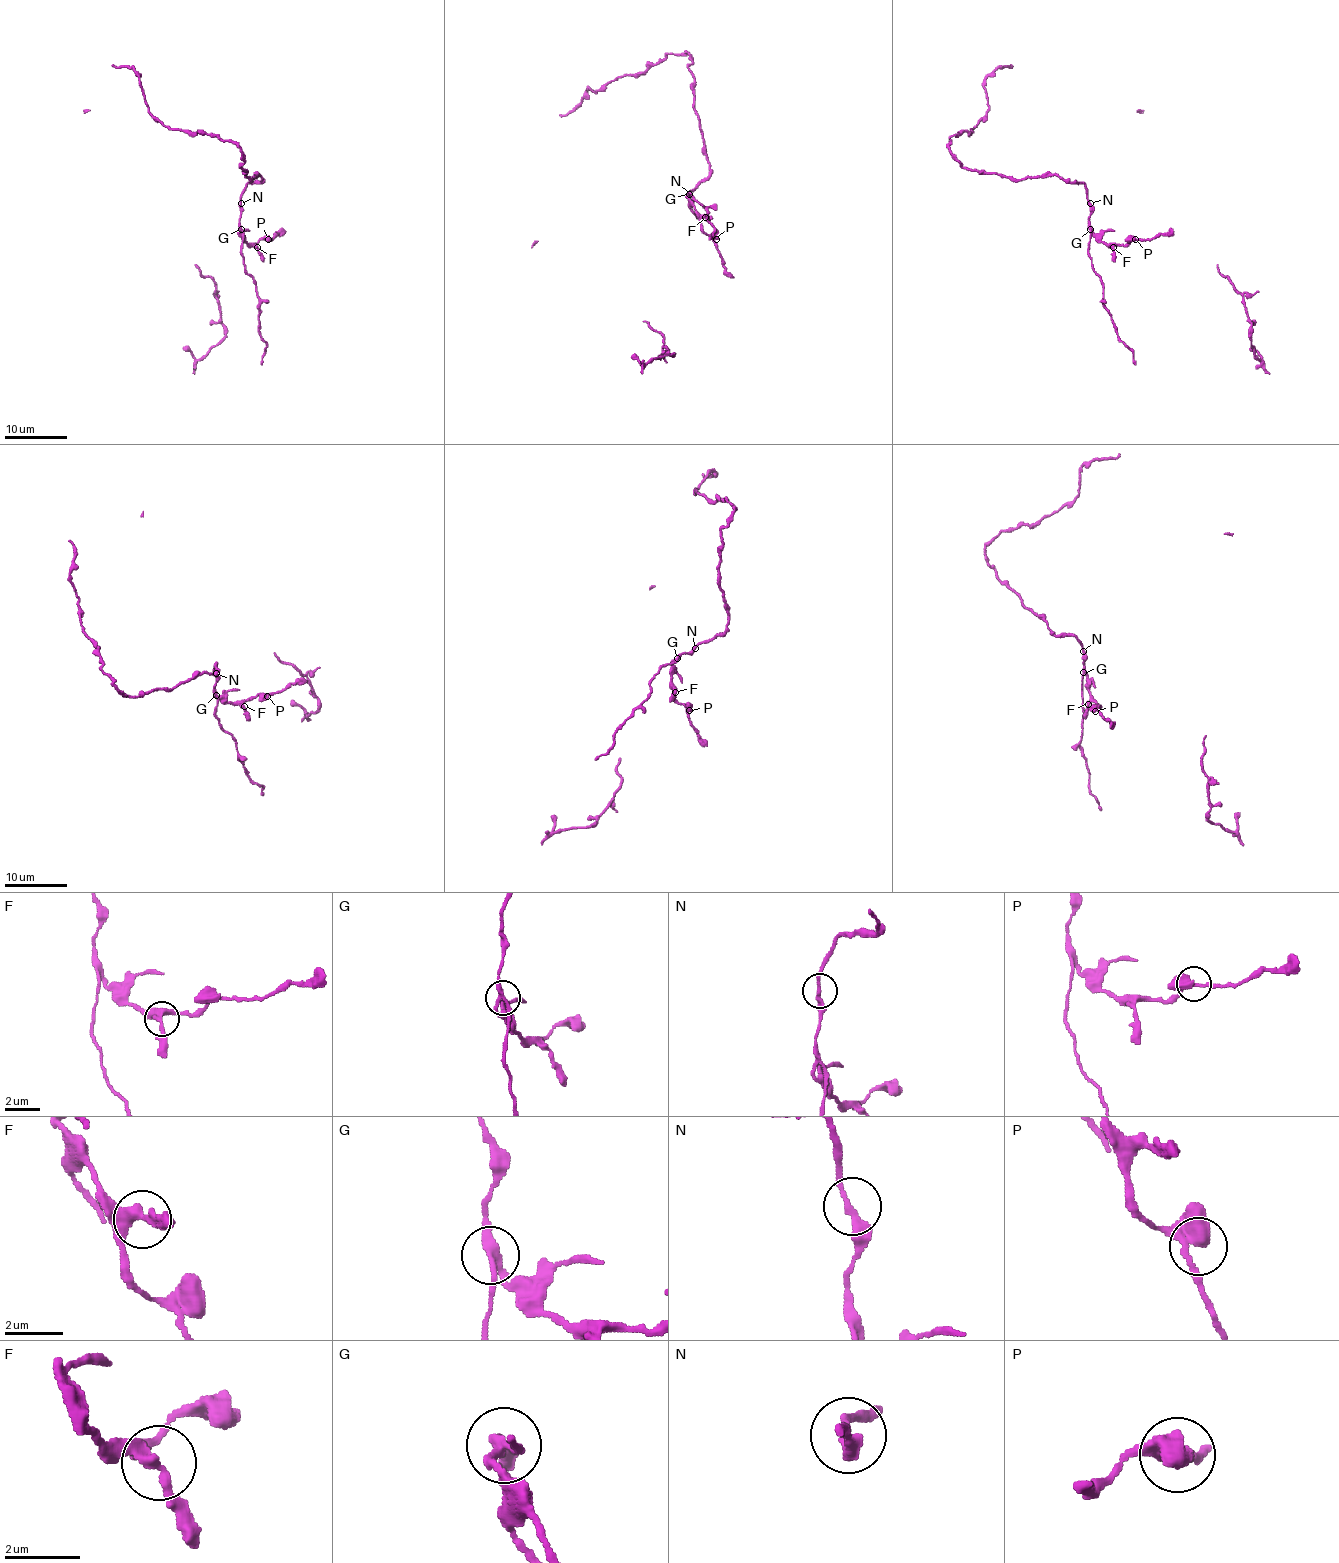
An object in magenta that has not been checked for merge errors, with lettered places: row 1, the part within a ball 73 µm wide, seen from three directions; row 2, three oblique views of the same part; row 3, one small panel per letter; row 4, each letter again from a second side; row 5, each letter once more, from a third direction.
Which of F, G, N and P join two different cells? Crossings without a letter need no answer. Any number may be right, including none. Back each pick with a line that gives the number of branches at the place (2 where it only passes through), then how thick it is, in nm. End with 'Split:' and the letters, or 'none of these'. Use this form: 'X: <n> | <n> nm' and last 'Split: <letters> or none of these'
G: 3 | 240 nm
Split: G

